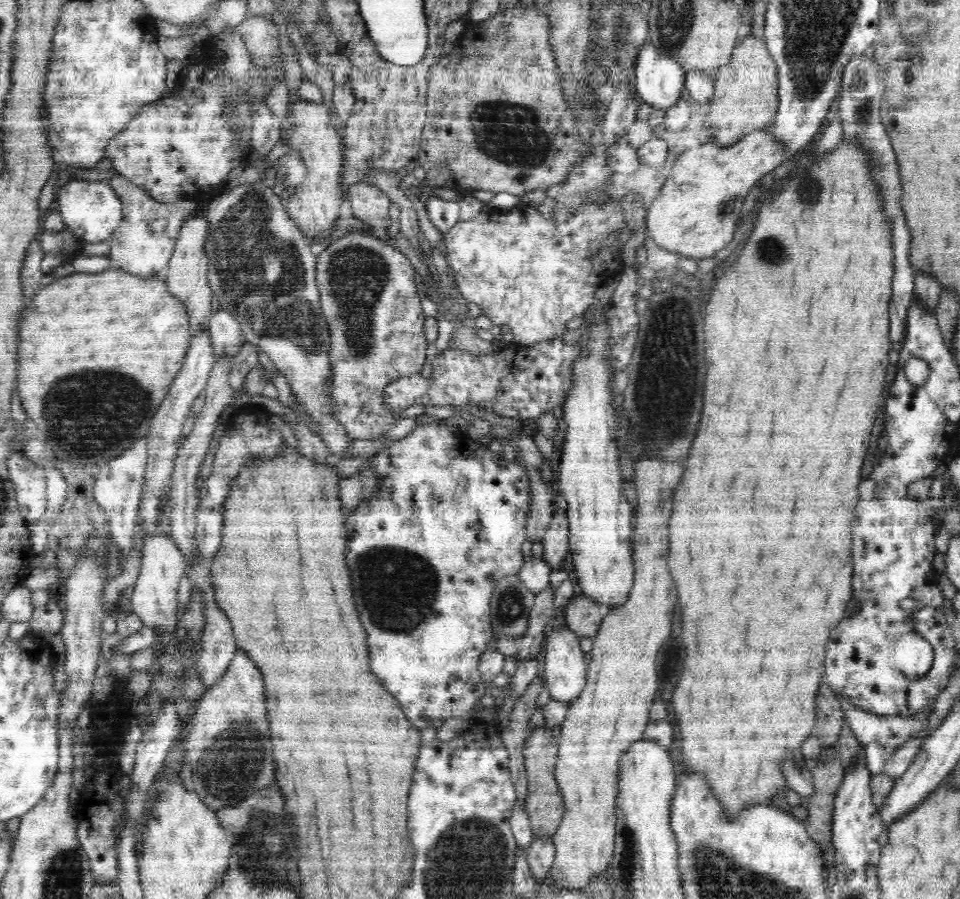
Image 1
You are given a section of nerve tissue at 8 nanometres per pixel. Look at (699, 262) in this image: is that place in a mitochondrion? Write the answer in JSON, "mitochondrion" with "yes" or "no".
{"mitochondrion":"no"}

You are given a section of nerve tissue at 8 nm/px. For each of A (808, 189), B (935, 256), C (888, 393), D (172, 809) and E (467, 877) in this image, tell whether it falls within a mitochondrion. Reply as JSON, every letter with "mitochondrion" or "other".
{"A":"mitochondrion","B":"other","C":"other","D":"other","E":"mitochondrion"}

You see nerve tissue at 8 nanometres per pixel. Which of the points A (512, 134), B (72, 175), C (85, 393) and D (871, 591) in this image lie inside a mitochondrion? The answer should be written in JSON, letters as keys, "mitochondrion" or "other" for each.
{"A":"mitochondrion","B":"other","C":"mitochondrion","D":"mitochondrion"}

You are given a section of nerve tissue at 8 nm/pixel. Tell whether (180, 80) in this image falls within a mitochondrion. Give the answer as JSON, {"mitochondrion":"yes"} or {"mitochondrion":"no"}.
{"mitochondrion":"no"}

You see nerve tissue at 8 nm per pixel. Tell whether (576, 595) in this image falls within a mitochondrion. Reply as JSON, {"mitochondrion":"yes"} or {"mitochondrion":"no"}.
{"mitochondrion":"no"}

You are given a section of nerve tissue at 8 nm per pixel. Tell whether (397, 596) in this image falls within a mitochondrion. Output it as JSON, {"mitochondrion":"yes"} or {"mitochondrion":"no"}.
{"mitochondrion":"yes"}

